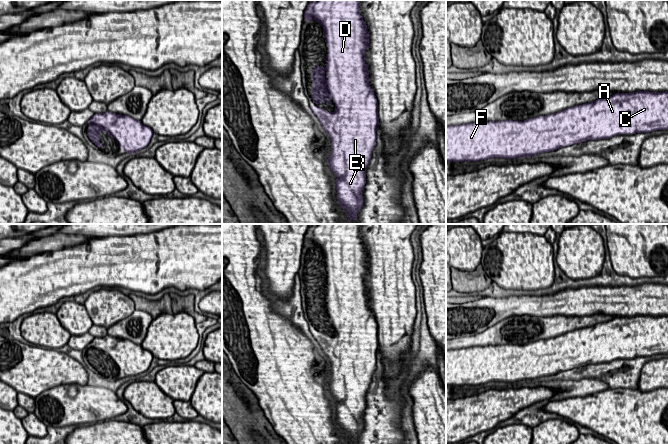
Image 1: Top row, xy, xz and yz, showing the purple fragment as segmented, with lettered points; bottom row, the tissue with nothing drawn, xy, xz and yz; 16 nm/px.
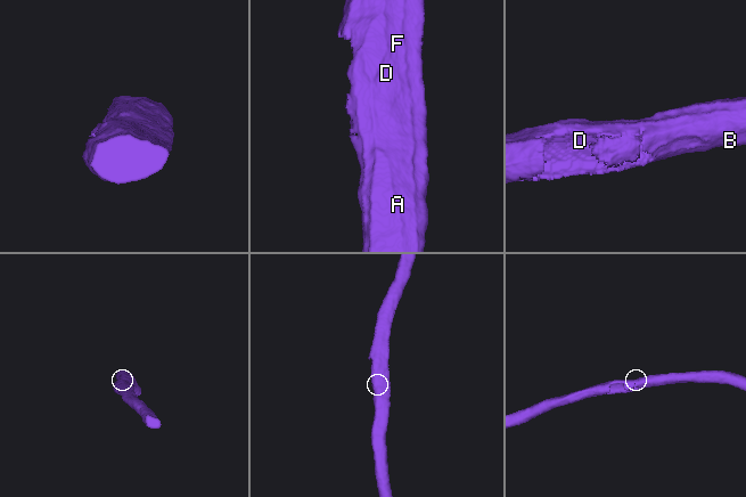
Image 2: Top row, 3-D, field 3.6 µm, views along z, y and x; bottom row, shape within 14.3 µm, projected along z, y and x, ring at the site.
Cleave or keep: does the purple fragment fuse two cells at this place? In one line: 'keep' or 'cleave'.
keep

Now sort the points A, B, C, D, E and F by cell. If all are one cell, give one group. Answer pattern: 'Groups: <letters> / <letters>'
Groups: A B C D E F

